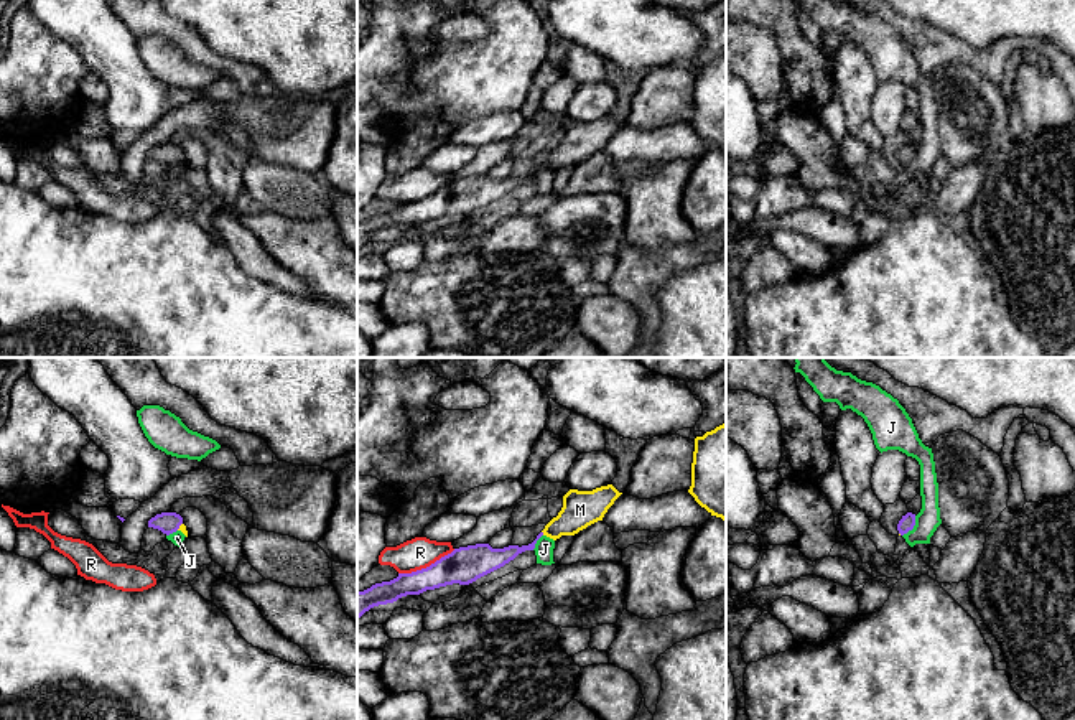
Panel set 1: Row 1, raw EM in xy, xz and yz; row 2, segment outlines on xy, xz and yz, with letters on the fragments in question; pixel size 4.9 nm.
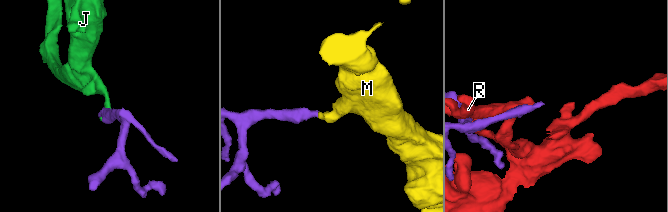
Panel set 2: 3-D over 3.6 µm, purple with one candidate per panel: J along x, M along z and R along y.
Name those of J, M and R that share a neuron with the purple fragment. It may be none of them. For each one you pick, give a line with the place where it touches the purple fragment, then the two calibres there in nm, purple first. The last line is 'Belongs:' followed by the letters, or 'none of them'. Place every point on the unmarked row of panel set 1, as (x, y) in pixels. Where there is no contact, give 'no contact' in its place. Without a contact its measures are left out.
M: xy (180, 155) | 110/30 nm
Belongs: M

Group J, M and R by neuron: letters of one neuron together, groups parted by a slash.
J / M / R

